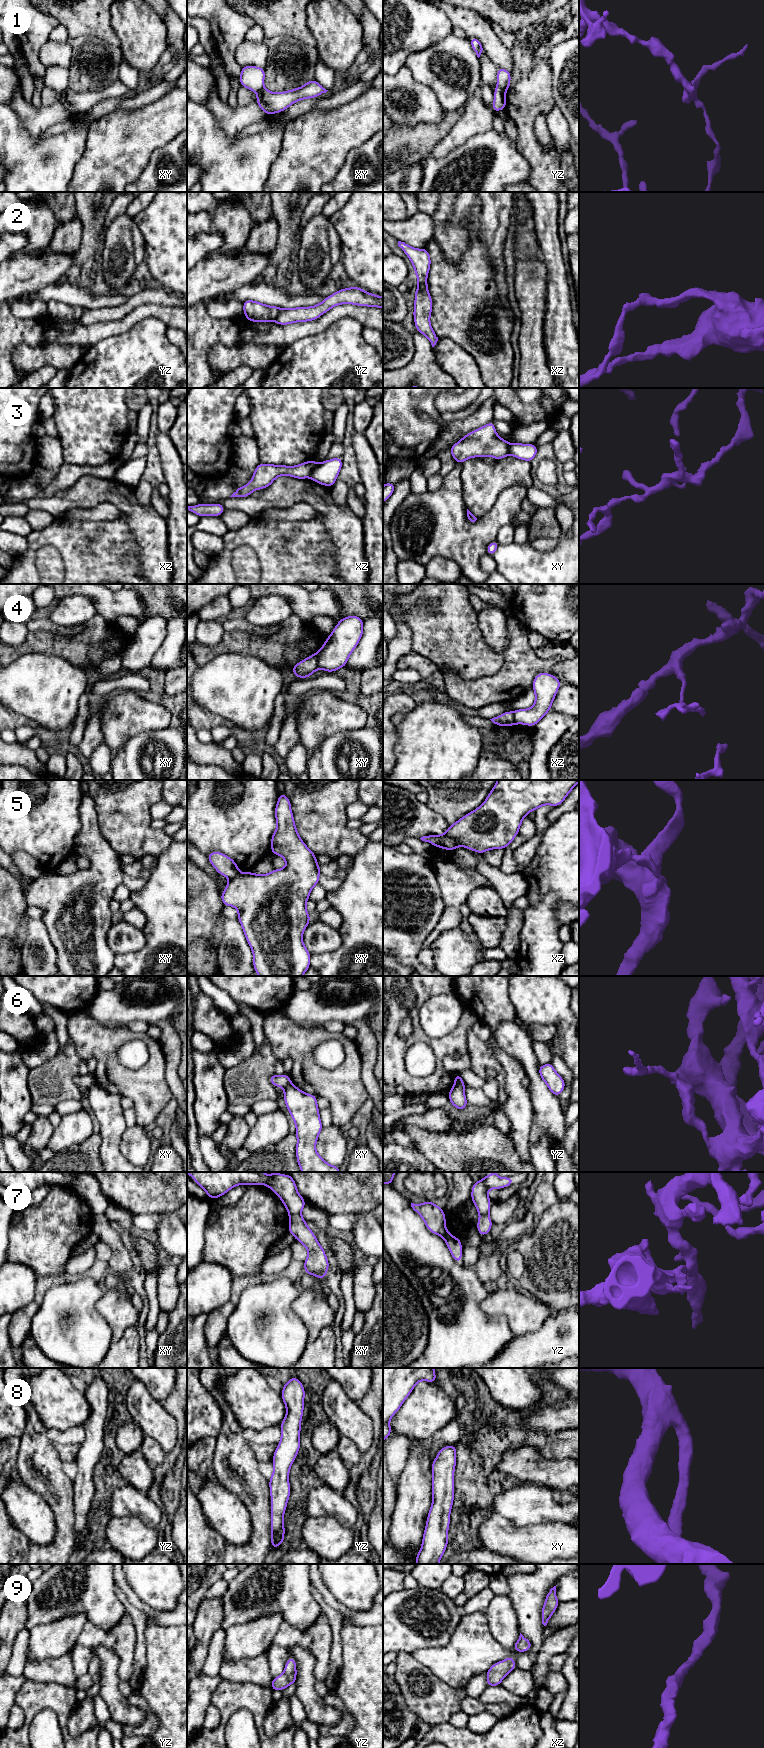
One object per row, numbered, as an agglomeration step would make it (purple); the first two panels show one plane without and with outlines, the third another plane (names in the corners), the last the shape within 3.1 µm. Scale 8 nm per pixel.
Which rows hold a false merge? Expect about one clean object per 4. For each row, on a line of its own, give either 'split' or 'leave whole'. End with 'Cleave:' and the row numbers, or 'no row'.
1: split
2: split
3: split
4: split
5: split
6: split
7: split
8: leave whole
9: leave whole
Cleave: 1, 2, 3, 4, 5, 6, 7

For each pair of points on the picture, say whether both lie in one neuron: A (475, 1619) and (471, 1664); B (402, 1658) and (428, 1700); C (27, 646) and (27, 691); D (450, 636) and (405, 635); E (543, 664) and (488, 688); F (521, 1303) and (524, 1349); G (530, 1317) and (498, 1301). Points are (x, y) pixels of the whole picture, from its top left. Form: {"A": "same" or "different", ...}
{"A": "same", "B": "same", "C": "different", "D": "different", "E": "same", "F": "different", "G": "same"}

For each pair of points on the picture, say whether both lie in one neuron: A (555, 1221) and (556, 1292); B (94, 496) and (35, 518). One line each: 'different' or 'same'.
A: same
B: different

